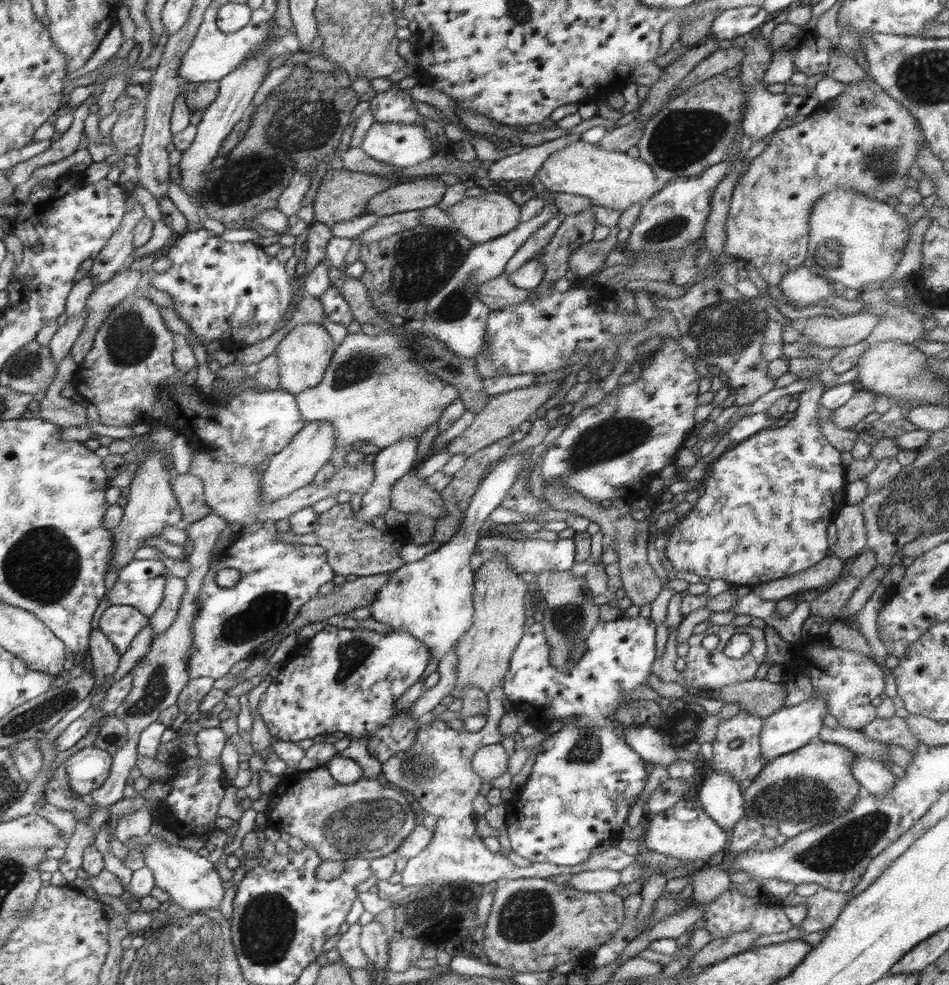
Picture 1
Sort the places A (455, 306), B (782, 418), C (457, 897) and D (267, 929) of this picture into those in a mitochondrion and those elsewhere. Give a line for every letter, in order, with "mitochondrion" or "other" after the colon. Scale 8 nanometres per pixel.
A: mitochondrion
B: other
C: other
D: mitochondrion

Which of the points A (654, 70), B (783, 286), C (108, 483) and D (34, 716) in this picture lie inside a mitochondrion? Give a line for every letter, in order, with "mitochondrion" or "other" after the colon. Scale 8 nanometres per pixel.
A: other
B: other
C: other
D: mitochondrion

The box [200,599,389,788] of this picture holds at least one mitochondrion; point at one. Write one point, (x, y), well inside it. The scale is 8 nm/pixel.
(349, 656)

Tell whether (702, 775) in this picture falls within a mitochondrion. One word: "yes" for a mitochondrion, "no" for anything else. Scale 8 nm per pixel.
no

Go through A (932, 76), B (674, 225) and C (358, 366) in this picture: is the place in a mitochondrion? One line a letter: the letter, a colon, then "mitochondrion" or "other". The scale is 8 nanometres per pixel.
A: mitochondrion
B: mitochondrion
C: mitochondrion

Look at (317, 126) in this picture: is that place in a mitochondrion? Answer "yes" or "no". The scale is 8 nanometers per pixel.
yes

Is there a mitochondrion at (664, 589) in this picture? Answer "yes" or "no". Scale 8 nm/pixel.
no

